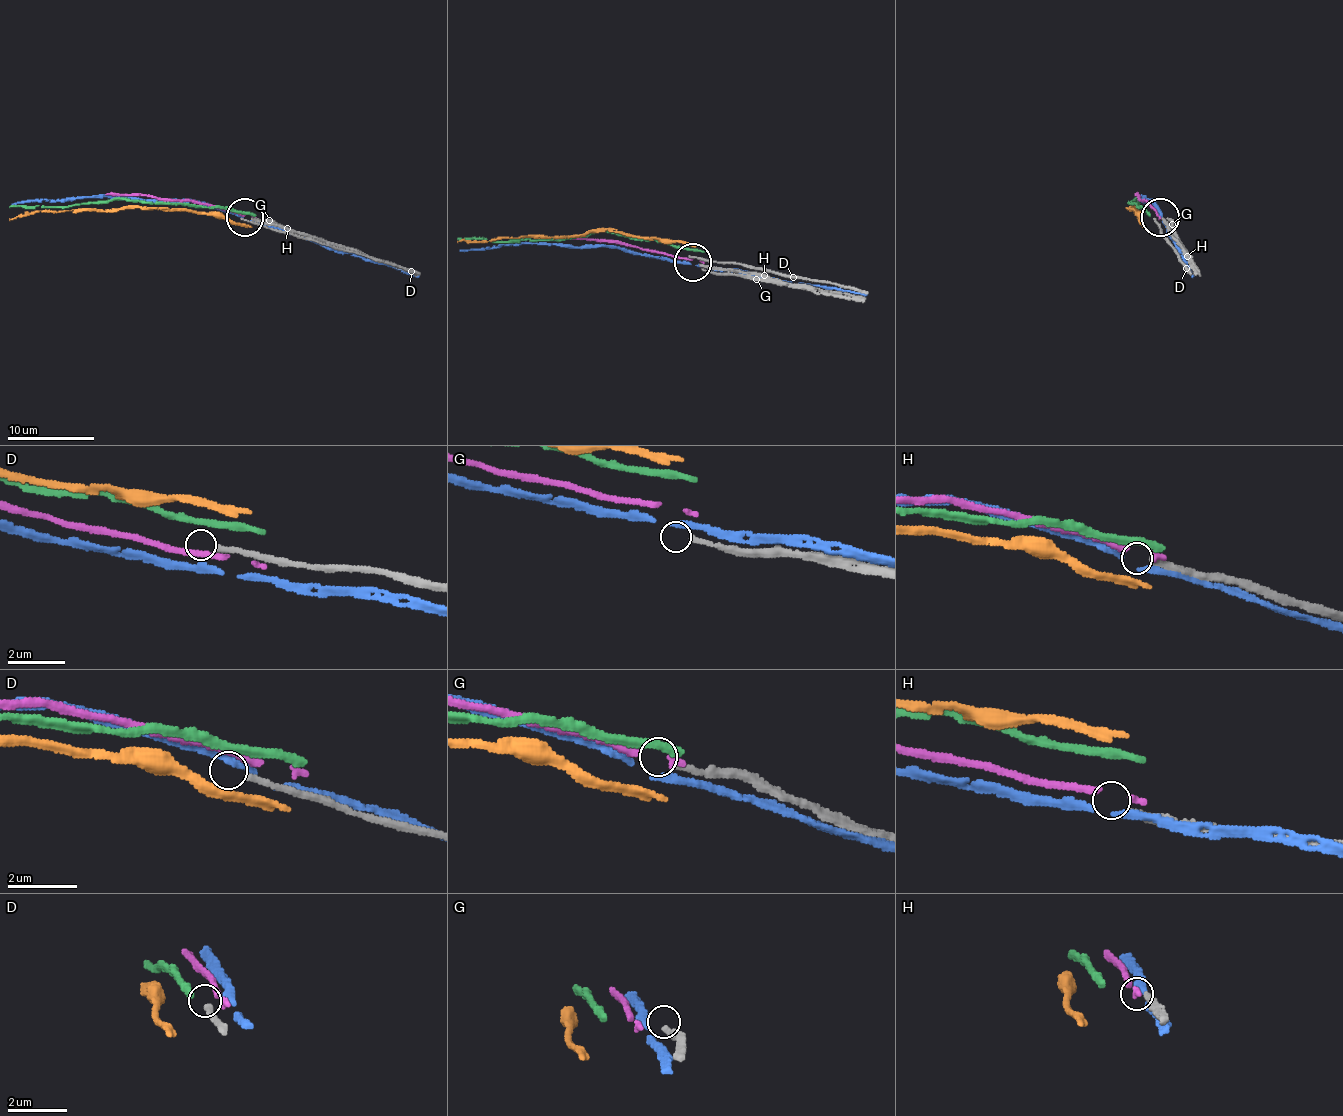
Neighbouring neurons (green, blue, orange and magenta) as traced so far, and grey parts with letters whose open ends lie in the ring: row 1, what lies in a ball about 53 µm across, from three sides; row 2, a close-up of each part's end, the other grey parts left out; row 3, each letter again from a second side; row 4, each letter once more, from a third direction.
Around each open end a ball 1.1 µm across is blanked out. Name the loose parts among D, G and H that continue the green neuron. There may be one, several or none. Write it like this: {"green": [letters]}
{"green": []}

